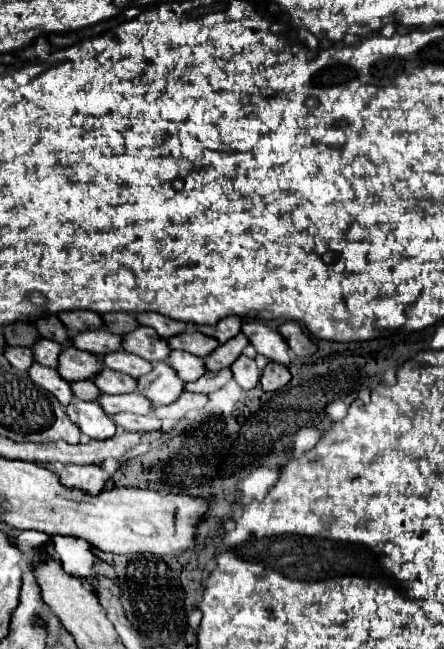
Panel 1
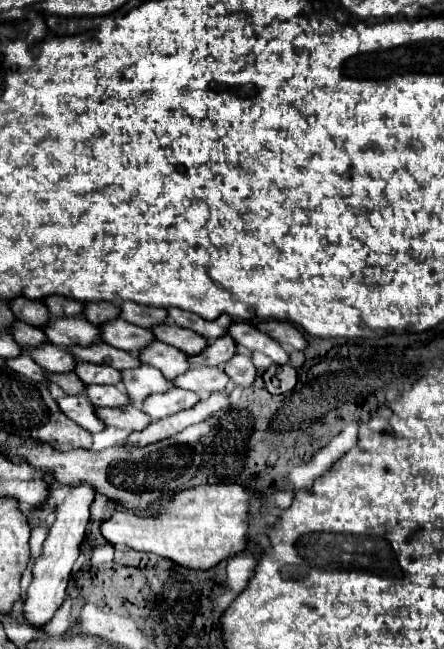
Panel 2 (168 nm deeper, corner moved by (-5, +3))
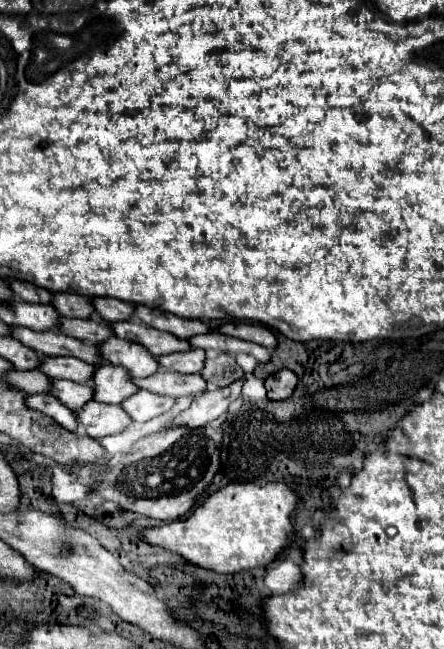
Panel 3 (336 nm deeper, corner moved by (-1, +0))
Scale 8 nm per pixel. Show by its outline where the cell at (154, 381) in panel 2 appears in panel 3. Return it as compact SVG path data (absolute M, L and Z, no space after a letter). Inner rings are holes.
M97 365L91 377L91 387L95 393L95 401L119 405L123 399L133 395L137 387L131 383L131 375L127 369L117 365Z

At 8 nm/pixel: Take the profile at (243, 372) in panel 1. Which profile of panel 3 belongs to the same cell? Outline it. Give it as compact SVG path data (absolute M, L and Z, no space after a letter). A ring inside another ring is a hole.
M219 353L215 359L207 359L201 375L207 383L213 383L215 387L227 387L233 381L243 377L241 367L235 363L235 357L229 353Z

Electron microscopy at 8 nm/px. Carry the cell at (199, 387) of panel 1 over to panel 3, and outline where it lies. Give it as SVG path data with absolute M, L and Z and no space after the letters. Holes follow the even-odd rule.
M159 369L151 377L145 379L133 379L133 383L139 389L147 389L151 393L169 395L169 397L181 397L181 395L197 395L205 391L207 381L195 373L195 375L183 375L175 371L163 371Z

